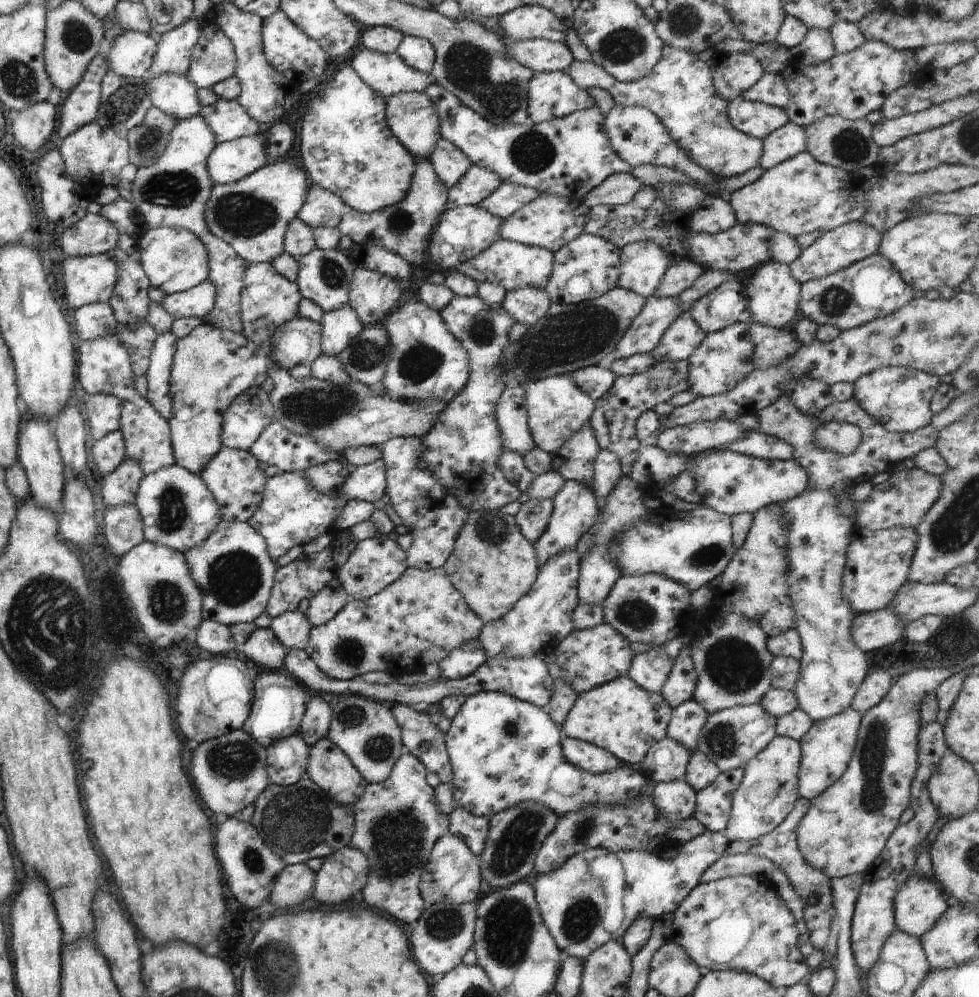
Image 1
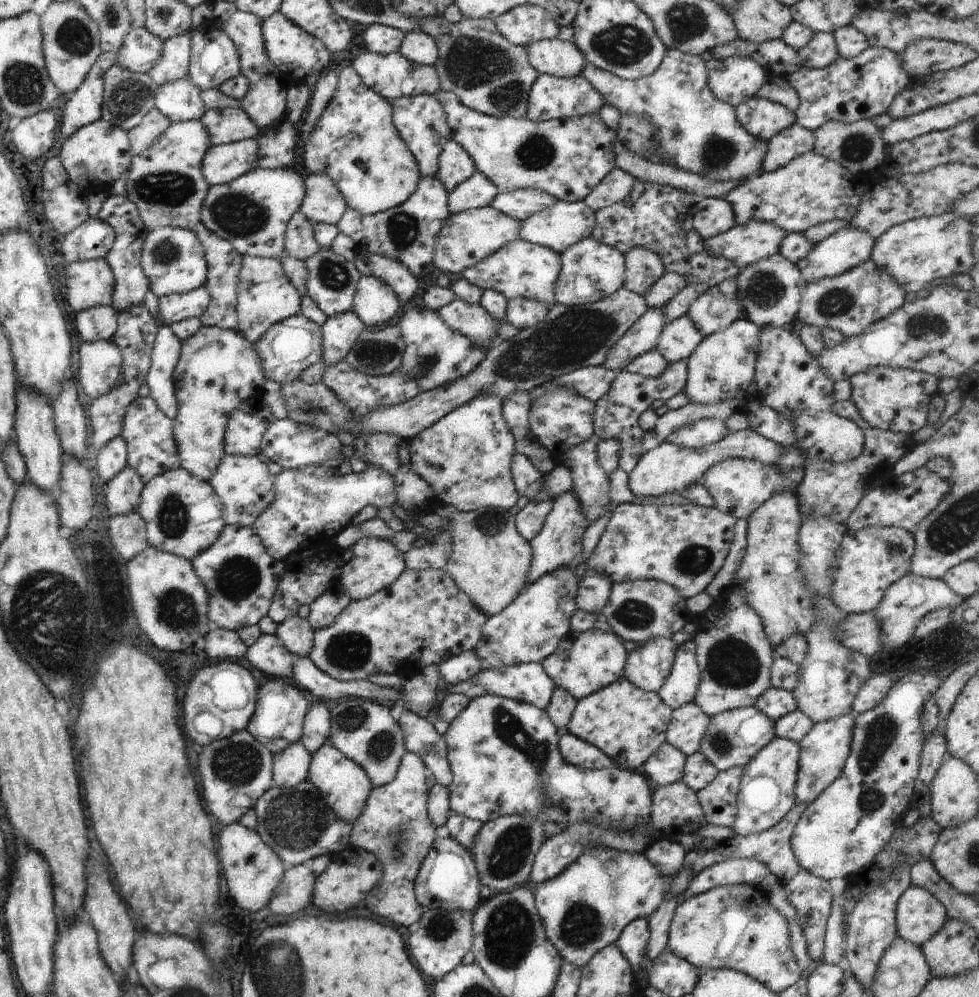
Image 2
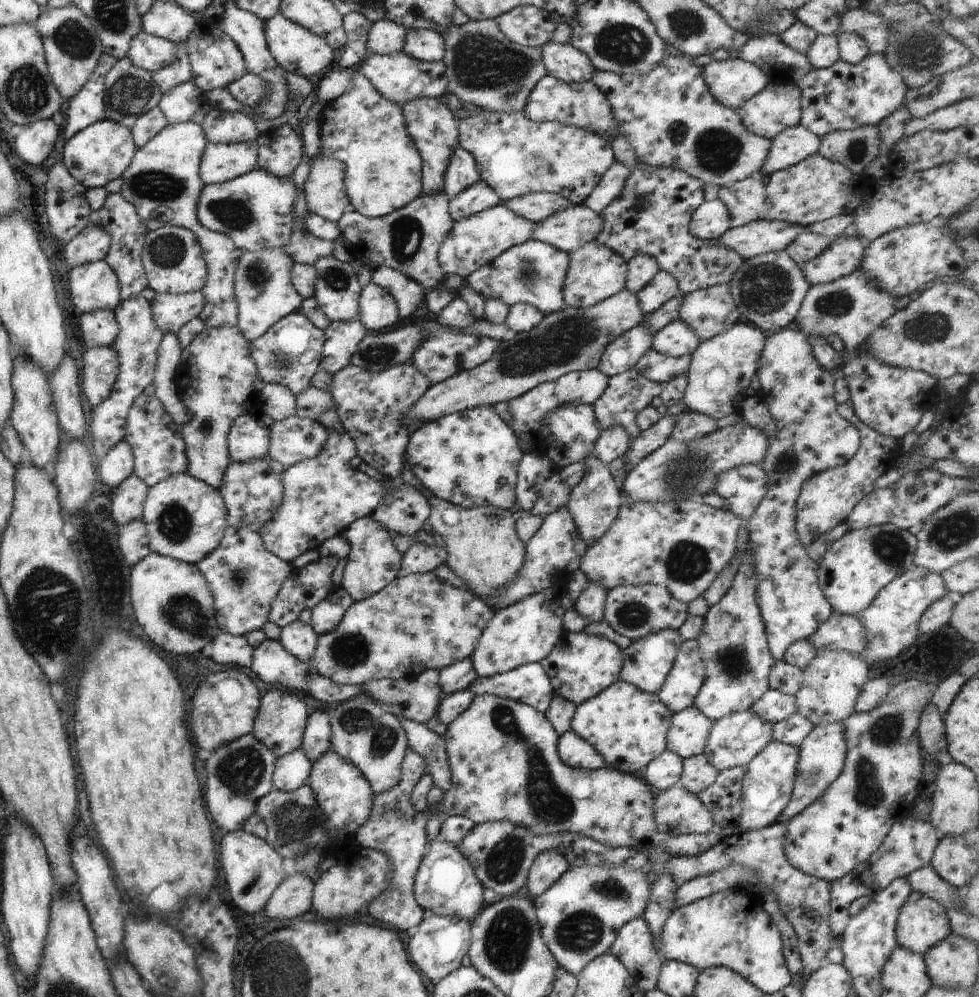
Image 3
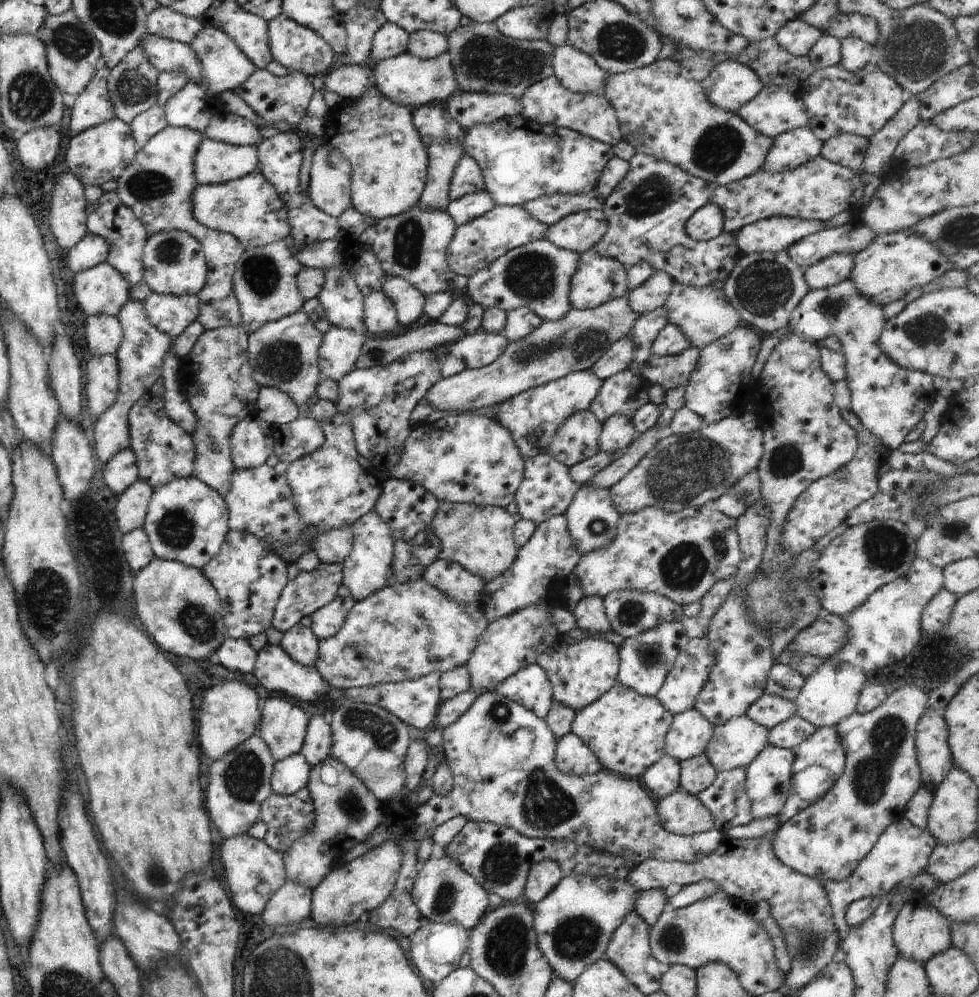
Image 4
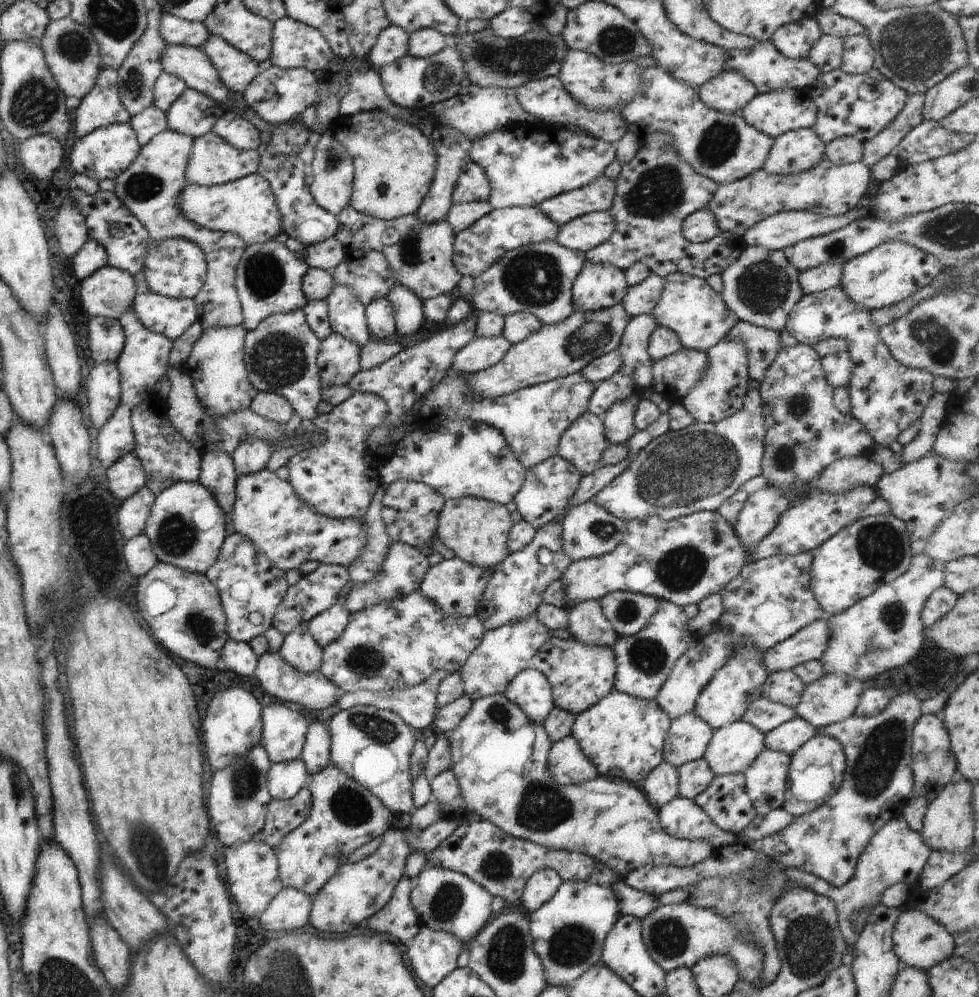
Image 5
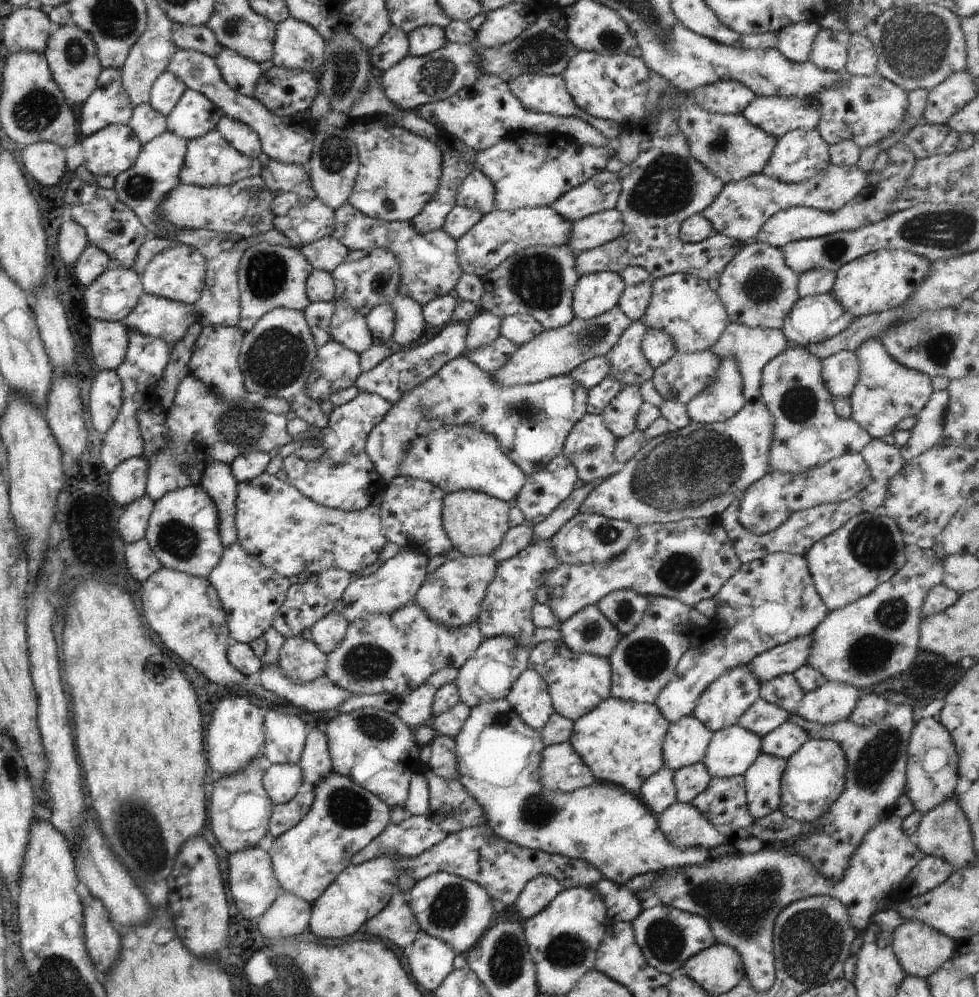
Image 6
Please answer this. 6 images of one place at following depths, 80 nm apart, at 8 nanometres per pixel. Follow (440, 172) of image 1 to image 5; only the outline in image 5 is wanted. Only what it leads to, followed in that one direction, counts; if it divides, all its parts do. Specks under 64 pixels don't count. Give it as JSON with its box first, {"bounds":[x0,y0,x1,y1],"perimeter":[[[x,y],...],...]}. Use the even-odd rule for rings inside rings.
{"bounds":[451,163,490,203],"perimeter":[[[467,163],[457,177],[451,200],[453,203],[470,203],[473,201],[487,201],[490,186],[479,165]]]}

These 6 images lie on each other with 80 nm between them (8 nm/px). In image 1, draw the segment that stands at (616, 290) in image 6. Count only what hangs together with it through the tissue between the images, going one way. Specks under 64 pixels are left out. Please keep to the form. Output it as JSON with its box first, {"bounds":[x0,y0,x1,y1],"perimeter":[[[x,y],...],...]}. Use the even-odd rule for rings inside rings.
{"bounds":[543,233,620,305],"perimeter":[[[582,233],[552,254],[551,274],[543,286],[550,304],[573,305],[594,300],[616,288],[620,249],[607,240]]]}

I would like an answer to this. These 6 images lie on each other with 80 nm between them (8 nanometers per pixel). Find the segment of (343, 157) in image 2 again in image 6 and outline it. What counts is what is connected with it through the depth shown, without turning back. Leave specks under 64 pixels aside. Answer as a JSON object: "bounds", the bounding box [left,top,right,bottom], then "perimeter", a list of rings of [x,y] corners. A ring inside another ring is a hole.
{"bounds":[343,118,442,222],"perimeter":[[[377,118],[349,120],[343,130],[358,154],[357,176],[348,202],[359,212],[385,222],[409,222],[437,190],[442,169],[439,147],[397,125],[383,125]]]}

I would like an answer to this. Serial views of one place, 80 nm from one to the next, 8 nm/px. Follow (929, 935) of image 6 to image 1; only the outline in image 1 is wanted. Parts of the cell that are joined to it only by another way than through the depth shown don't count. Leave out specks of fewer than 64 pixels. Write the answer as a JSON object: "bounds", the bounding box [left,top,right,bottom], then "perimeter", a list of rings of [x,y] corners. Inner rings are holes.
{"bounds":[893,880,947,938],"perimeter":[[[905,880],[893,896],[895,927],[915,938],[921,938],[927,930],[931,930],[947,908],[944,892],[929,882]]]}

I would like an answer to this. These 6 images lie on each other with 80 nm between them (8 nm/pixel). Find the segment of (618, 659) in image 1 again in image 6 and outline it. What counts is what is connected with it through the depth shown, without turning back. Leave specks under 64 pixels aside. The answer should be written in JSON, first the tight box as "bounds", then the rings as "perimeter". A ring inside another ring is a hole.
{"bounds":[527,641,610,722],"perimeter":[[[556,641],[537,643],[528,652],[527,669],[534,670],[547,685],[552,709],[575,722],[610,696],[610,666],[607,658],[574,653]]]}

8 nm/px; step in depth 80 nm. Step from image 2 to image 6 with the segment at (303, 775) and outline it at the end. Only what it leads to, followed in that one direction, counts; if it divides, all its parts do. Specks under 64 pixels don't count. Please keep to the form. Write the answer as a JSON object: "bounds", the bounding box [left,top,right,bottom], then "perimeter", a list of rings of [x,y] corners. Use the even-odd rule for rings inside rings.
{"bounds":[261,765,304,805],"perimeter":[[[269,765],[261,775],[263,790],[273,805],[285,804],[304,788],[298,765]]]}

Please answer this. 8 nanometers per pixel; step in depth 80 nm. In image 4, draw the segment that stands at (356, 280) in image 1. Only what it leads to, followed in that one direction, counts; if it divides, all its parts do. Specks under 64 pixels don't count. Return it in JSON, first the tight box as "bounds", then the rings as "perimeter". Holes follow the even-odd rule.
{"bounds":[362,291,397,335],"perimeter":[[[375,291],[362,299],[363,324],[366,332],[385,335],[385,332],[393,332],[397,326],[395,311],[391,301],[382,293]]]}

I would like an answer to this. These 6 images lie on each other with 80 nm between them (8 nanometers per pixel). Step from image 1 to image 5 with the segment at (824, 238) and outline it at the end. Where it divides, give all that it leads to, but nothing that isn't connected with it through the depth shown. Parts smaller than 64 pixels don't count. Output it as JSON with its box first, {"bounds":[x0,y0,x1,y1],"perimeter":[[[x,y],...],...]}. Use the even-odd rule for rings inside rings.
{"bounds":[798,263,841,295],"perimeter":[[[831,263],[801,271],[798,274],[798,285],[802,295],[823,292],[824,290],[835,288],[839,284],[841,265]]]}

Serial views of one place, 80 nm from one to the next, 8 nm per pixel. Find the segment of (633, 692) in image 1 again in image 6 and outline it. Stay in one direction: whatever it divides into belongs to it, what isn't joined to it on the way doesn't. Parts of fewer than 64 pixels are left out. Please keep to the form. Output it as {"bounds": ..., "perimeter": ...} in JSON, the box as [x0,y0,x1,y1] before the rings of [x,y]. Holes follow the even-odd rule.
{"bounds":[567,696,669,796],"perimeter":[[[609,696],[573,723],[571,736],[567,741],[591,771],[595,781],[617,785],[637,796],[645,779],[664,766],[662,742],[668,726],[669,723],[652,704]]]}

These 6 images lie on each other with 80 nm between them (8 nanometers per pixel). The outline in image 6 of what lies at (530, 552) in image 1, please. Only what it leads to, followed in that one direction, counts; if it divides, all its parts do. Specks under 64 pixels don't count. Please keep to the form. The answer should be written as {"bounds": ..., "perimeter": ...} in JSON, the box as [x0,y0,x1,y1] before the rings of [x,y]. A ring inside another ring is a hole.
{"bounds":[441,490,509,556],"perimeter":[[[458,490],[444,493],[441,507],[442,527],[456,555],[490,556],[509,528],[507,526],[509,509],[505,501],[500,501],[481,491]]]}

